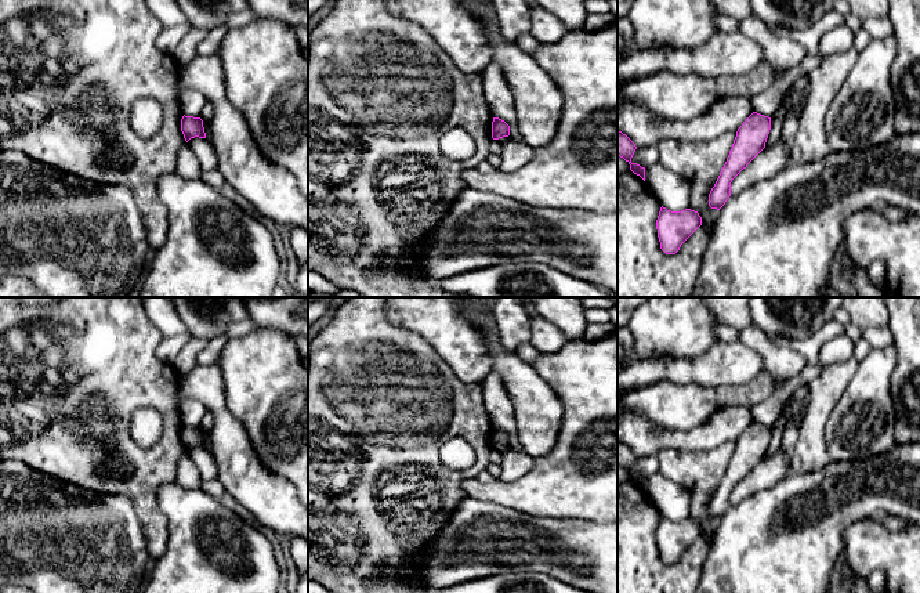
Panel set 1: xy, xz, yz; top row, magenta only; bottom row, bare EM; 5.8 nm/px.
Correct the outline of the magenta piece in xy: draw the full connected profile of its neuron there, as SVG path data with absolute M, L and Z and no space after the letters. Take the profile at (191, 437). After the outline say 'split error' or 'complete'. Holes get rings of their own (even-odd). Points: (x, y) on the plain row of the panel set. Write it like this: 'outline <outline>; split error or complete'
outline M184 424L181 429L181 441L186 452L195 446L206 448L203 430L200 427Z; complete

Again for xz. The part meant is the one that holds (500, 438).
outline M493 427L492 448L499 449L499 448L508 446L508 445L510 445L510 435L504 430L499 427Z; complete

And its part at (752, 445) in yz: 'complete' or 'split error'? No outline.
complete

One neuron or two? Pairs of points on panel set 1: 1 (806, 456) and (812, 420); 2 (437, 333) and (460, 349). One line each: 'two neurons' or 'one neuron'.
1: one neuron
2: one neuron

